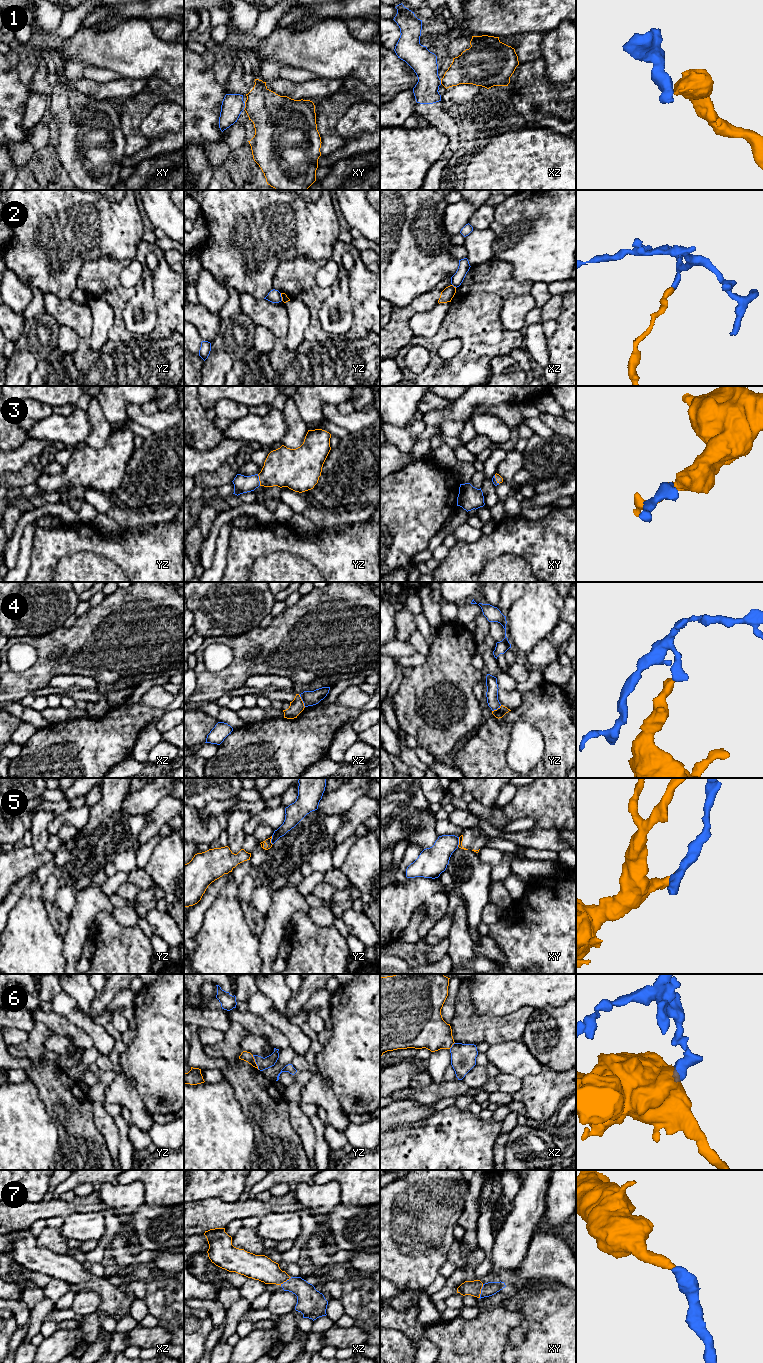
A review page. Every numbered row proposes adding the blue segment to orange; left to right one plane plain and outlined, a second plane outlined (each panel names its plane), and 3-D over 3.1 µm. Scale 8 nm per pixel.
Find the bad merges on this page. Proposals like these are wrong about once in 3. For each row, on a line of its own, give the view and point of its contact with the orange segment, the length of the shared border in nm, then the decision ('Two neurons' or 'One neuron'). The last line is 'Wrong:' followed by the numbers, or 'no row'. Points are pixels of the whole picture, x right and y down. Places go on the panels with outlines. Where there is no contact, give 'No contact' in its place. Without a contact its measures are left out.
1: Touches orange at xy (245, 106). Shared border 60 nm. Two neurons
2: Touches orange at xz (453, 286). Shared border 50 nm. Two neurons
3: Touches orange at yz (259, 480). Shared border 100 nm. One neuron
4: Touches orange at xz (301, 700). Shared border 120 nm. Two neurons
5: Touches orange at yz (270, 840). Shared border 70 nm. Two neurons
6: Touches orange at yz (255, 1062). Shared border 130 nm. Two neurons
7: Touches orange at xy (480, 1291). Shared border 120 nm. One neuron
Wrong: 1, 2, 4, 5, 6

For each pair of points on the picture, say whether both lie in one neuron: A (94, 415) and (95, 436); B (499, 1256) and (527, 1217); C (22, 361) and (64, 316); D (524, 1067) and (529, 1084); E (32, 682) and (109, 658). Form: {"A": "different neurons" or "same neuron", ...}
{"A": "same neuron", "B": "same neuron", "C": "different neurons", "D": "different neurons", "E": "same neuron"}

